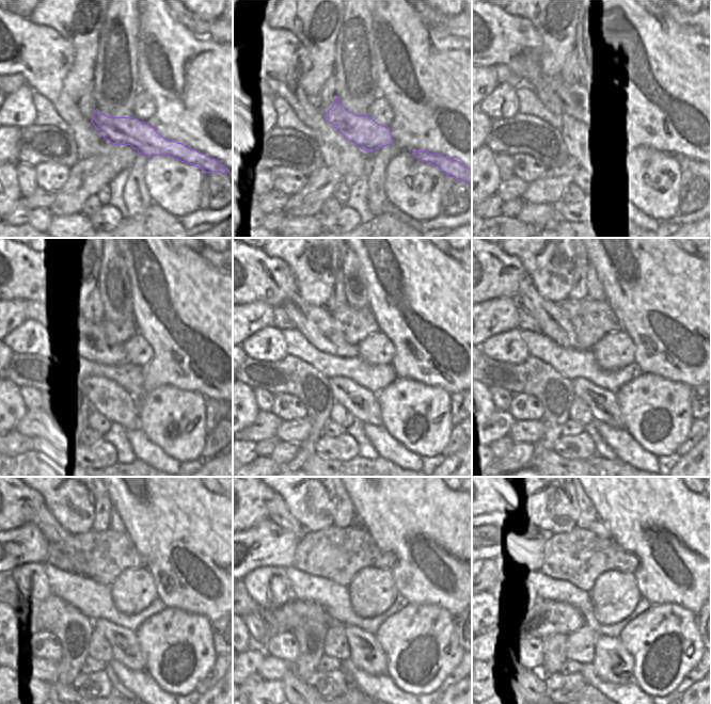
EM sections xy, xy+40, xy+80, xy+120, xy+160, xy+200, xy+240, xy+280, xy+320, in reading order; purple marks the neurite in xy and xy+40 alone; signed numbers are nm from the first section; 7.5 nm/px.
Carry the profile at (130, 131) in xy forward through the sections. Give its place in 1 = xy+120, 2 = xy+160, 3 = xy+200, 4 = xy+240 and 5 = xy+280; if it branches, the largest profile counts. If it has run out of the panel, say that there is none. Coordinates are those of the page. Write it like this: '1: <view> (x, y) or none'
1: xy+120 (92, 342)
2: xy+160 (331, 340)
3: xy+200 (528, 299)
4: xy+240 (58, 538)
5: xy+280 (278, 511)

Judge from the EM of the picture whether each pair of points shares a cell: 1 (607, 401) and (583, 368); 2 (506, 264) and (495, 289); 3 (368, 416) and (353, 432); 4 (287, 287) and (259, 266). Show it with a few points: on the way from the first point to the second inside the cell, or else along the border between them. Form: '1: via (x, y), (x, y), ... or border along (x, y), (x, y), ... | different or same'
1: border along (571, 380), (585, 378), (596, 385), (615, 393) | different
2: via (500, 269), (495, 273), (495, 283) | same
3: border along (356, 421), (361, 425) | different
4: via (281, 282), (271, 272), (266, 272) | same

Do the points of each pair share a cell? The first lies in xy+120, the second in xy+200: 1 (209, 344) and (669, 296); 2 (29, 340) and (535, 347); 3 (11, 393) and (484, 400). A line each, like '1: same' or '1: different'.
1: same
2: different
3: same

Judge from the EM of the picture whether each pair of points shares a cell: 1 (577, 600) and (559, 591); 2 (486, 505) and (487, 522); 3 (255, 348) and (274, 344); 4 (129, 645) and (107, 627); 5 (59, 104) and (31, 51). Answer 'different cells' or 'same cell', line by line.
1: same cell
2: different cells
3: same cell
4: same cell
5: same cell

